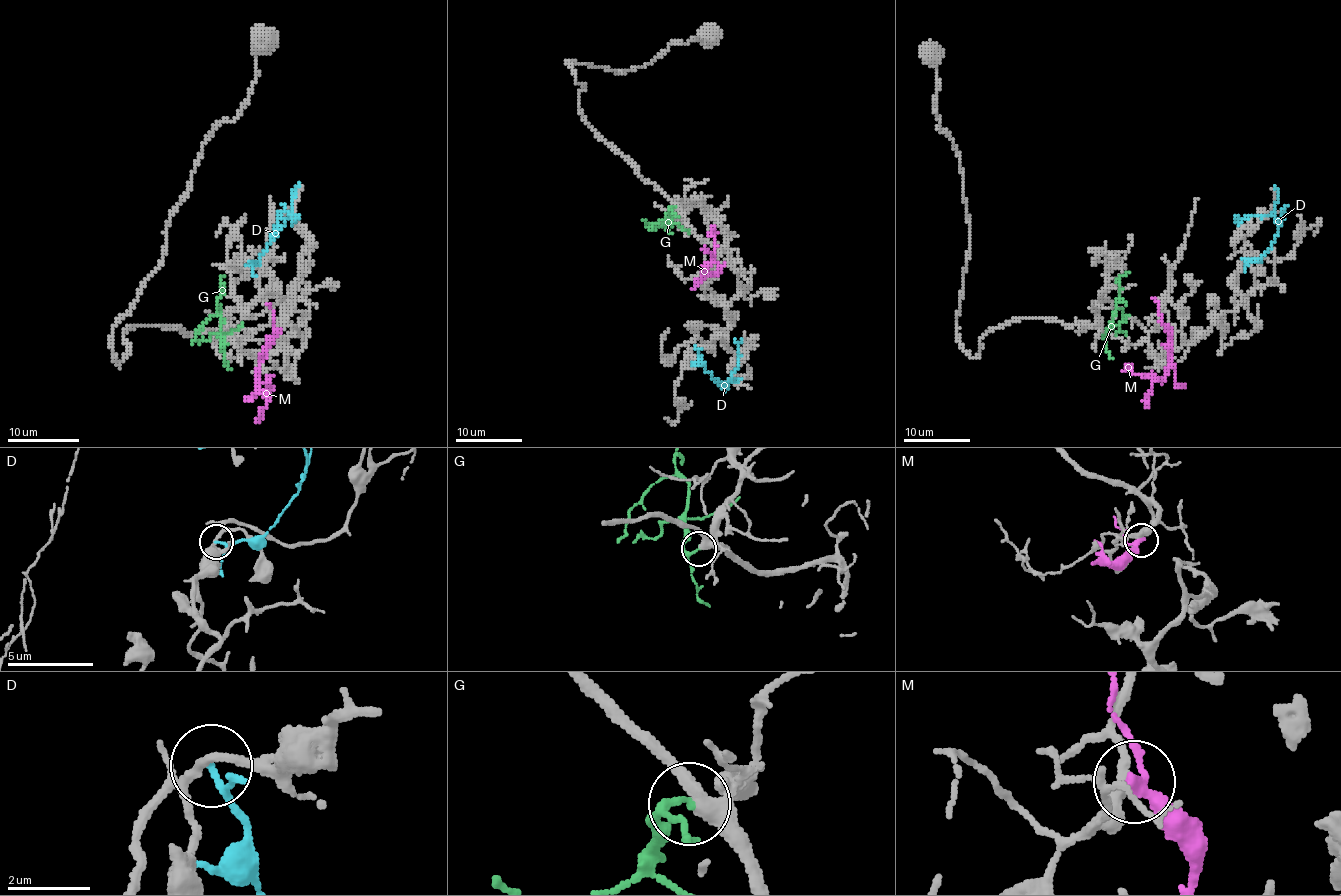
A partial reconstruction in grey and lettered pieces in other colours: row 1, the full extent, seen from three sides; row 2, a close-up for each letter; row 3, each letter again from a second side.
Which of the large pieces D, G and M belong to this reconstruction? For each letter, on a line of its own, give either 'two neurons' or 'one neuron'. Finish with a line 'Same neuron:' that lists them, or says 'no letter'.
D: two neurons
G: one neuron
M: two neurons
Same neuron: G

